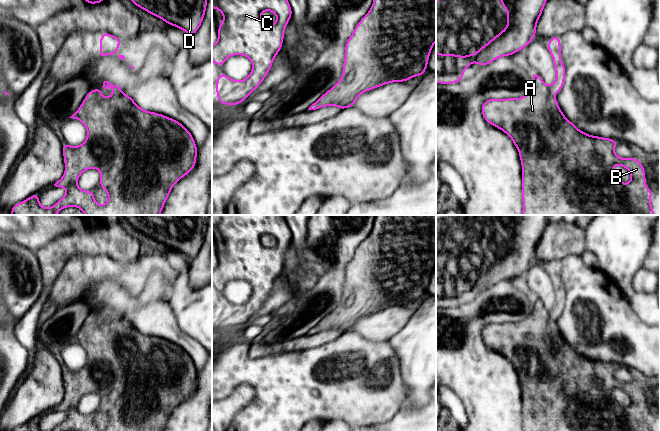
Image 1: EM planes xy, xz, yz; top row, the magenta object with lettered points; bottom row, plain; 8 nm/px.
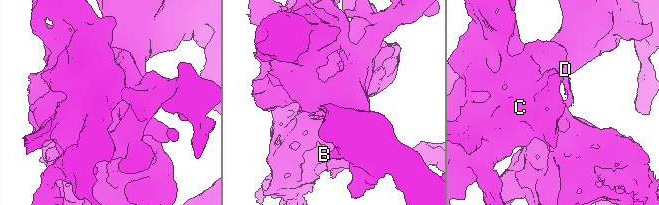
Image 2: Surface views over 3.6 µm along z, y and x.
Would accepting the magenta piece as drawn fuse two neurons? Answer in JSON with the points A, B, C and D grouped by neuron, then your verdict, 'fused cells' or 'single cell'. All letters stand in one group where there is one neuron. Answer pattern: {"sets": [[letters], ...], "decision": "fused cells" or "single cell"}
{"sets": [["A", "B"], ["C", "D"]], "decision": "fused cells"}

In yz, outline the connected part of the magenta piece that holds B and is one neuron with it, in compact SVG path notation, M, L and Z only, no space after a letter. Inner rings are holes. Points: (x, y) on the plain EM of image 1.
M533 298L533 311L523 321L513 323L496 323L490 322L483 326L481 329L481 337L484 344L497 351L501 355L505 356L513 365L515 371L518 373L520 379L520 385L522 388L522 423L523 431L652 431L650 422L653 420L653 414L647 413L646 408L646 397L641 385L638 382L620 382L615 376L615 370L619 367L618 364L603 362L599 360L589 359L579 354L571 345L569 345L562 337L556 321L550 318L549 311L544 307L542 302L538 299ZM614 389L620 389L625 391L631 398L631 405L628 408L623 408L613 397L612 392Z

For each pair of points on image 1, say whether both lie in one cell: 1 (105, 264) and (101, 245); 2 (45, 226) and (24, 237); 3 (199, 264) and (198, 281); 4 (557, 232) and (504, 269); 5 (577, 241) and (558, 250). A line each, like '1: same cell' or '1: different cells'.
1: different cells
2: same cell
3: same cell
4: different cells
5: same cell

